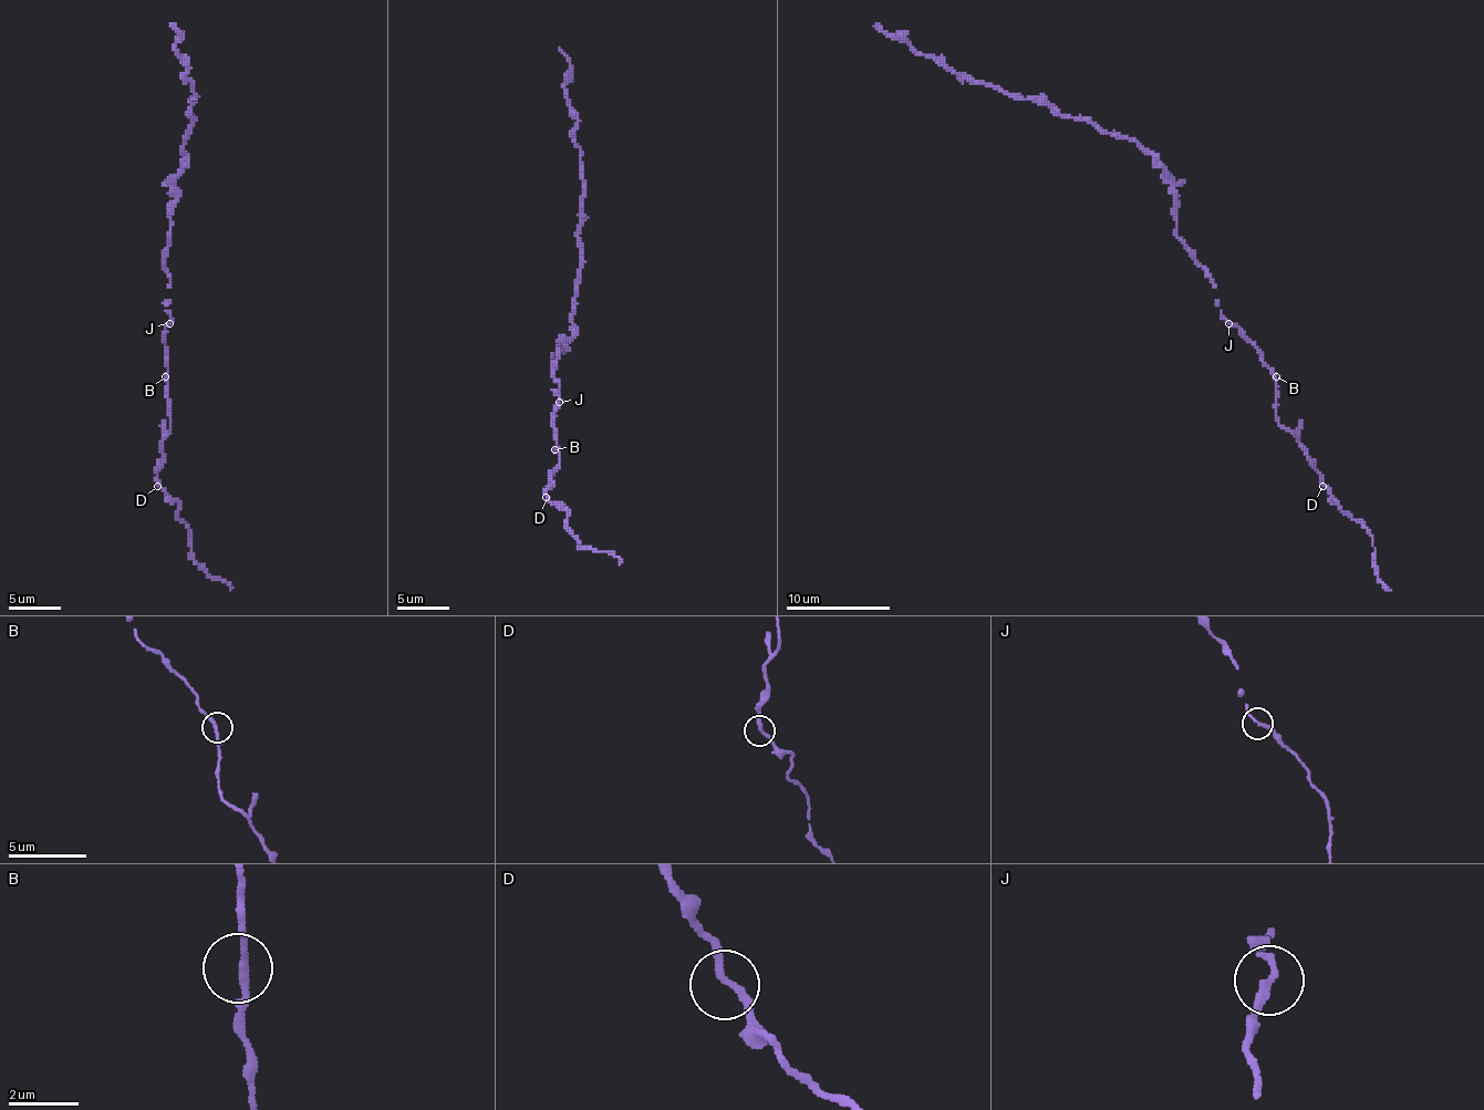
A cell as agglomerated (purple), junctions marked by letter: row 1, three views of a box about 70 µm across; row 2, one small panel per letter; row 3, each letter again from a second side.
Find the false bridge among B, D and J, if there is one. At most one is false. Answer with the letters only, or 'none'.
none

